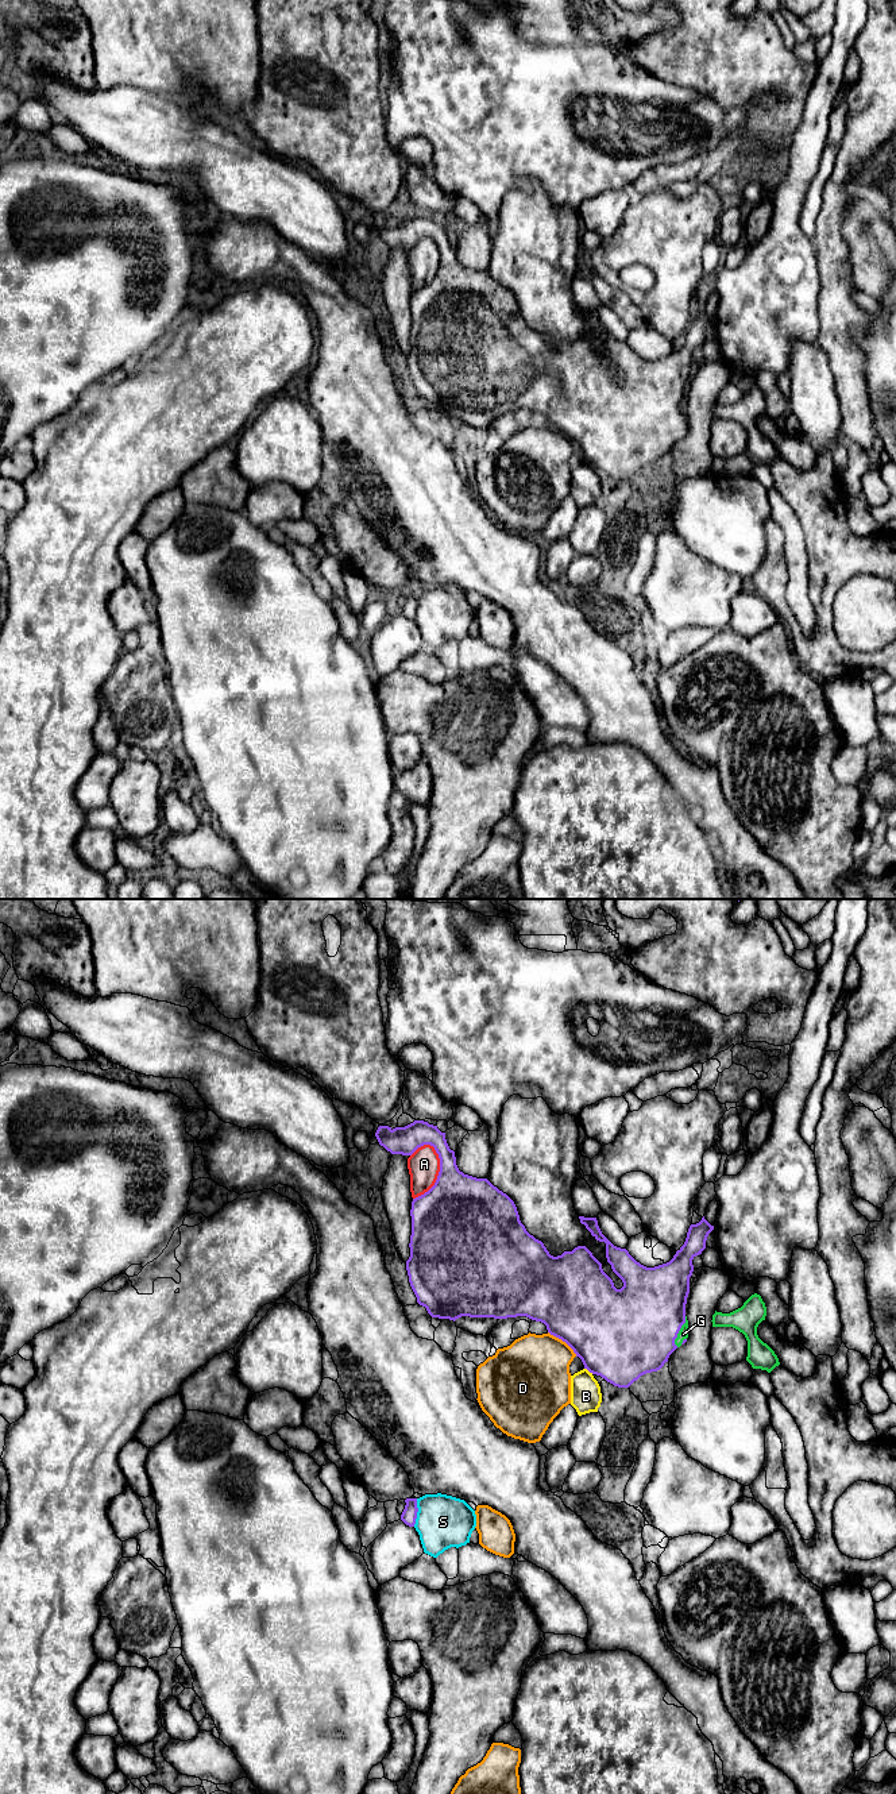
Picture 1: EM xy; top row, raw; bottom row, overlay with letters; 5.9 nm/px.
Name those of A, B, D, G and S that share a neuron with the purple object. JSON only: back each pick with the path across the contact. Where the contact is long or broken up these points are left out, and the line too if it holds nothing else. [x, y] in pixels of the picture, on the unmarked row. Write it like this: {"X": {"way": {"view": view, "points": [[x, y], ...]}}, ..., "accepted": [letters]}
{"G": {"way": {"view": "xy", "points": [[637, 419], [679, 423], [683, 427]]}}, "accepted": ["G"]}

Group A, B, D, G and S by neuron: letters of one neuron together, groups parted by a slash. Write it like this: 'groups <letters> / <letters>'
groups A / B / D / G / S

